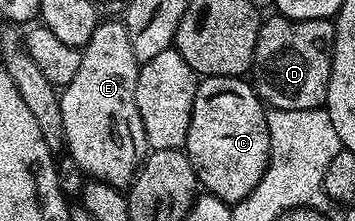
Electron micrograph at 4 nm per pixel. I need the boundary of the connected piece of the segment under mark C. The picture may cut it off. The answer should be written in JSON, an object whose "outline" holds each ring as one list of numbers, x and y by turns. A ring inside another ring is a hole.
{"outline":[[202,77,197,84,191,124,183,147,188,154,197,181,216,198,235,204,259,184,269,163,267,110,257,91,244,77]]}

